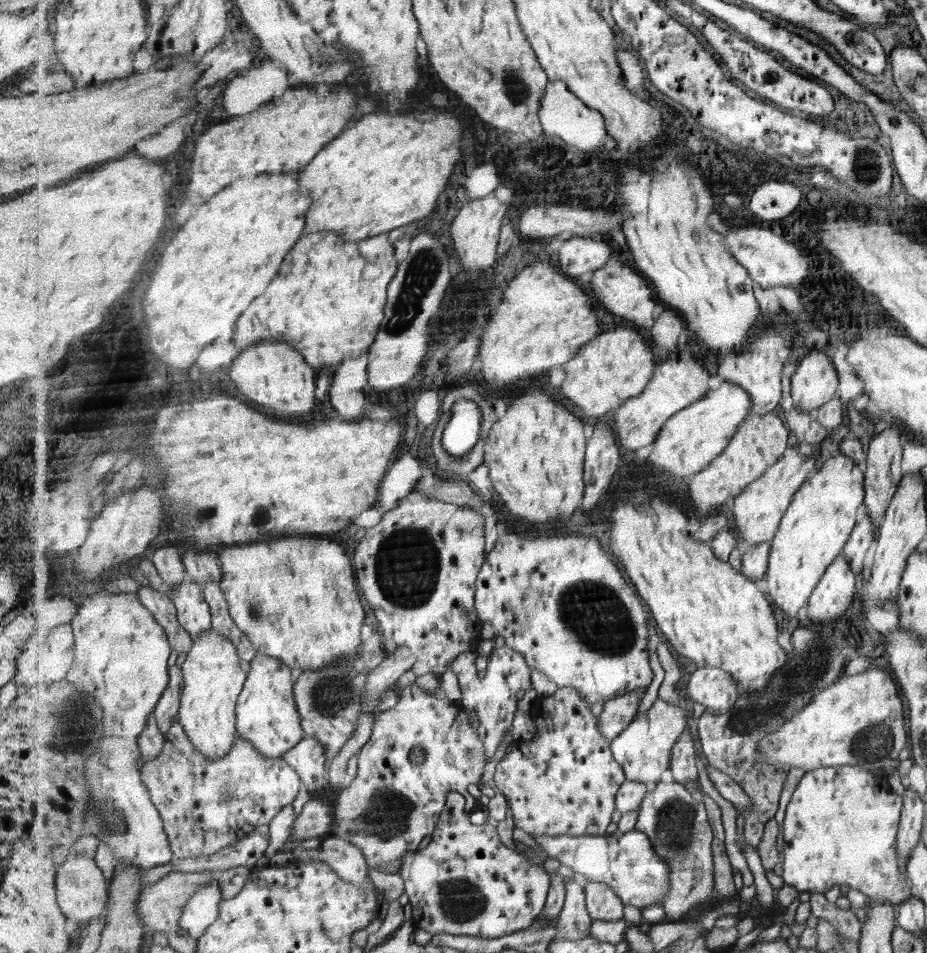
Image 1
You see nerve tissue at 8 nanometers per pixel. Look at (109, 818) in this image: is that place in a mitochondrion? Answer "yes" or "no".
yes

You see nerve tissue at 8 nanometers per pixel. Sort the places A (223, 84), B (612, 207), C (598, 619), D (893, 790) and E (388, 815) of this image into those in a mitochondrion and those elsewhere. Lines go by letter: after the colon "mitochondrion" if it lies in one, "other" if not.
A: other
B: other
C: mitochondrion
D: other
E: mitochondrion

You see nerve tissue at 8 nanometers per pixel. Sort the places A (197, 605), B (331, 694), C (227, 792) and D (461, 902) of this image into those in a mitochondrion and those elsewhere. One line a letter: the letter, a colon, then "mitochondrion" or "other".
A: other
B: mitochondrion
C: mitochondrion
D: mitochondrion

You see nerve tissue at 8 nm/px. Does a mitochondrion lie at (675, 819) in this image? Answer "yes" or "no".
yes

